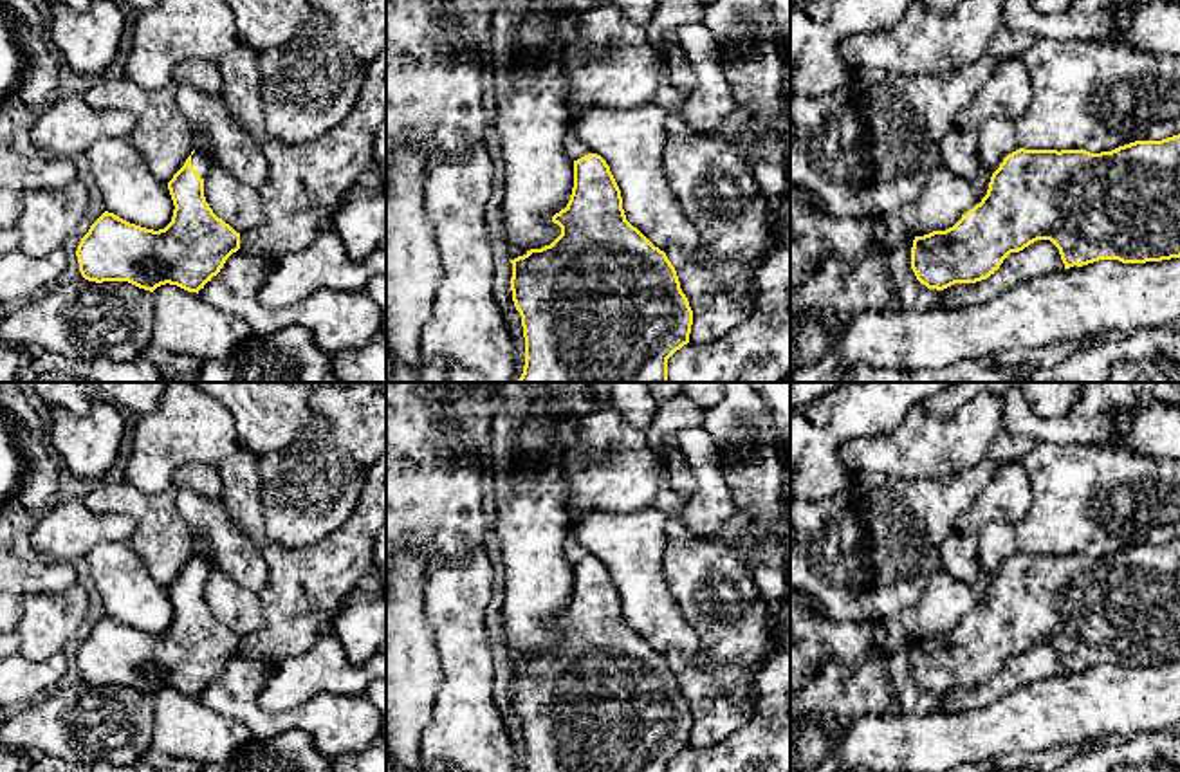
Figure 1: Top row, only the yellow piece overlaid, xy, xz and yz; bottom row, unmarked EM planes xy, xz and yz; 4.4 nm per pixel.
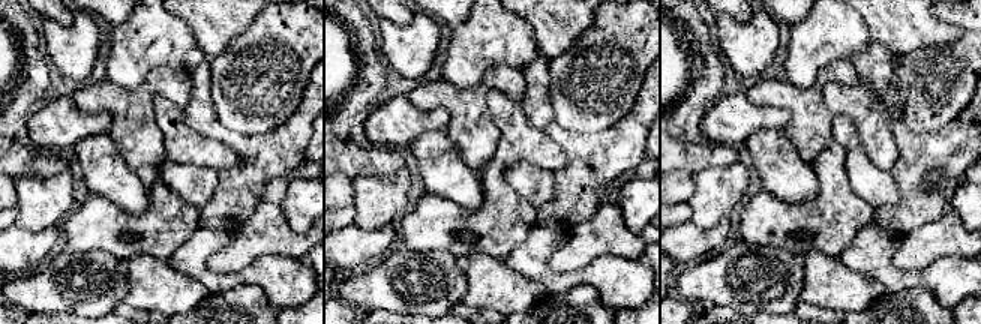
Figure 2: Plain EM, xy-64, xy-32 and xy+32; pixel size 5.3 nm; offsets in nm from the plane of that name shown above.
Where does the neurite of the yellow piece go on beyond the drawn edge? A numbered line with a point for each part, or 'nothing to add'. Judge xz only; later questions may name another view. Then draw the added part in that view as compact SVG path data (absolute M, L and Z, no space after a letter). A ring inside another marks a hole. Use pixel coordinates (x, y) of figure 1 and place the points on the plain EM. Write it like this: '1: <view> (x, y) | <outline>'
nothing to add

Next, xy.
1: xy (228, 549) | M182 489L177 509L191 536L202 536L206 545L195 552L191 570L206 584L215 570L226 572L236 584L260 593L269 583L269 566L256 543L231 518L224 496L207 498Z

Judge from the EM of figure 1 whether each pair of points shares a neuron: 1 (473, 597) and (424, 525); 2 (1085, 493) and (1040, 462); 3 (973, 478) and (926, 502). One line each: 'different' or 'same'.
1: different
2: same
3: same

